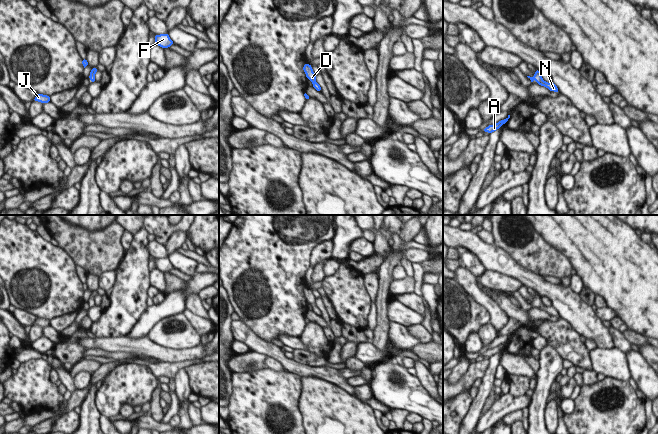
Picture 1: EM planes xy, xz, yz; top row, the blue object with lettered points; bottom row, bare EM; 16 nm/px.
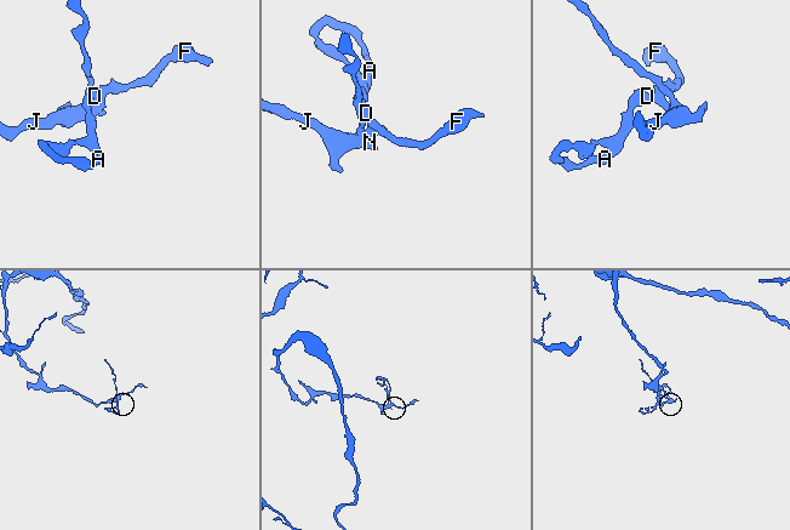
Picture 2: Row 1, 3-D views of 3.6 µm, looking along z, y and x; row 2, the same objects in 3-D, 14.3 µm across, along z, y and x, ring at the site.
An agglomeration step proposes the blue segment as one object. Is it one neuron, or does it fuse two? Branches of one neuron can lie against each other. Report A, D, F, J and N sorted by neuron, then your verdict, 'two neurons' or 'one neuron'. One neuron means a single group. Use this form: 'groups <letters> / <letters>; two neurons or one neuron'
groups A D F J N; one neuron

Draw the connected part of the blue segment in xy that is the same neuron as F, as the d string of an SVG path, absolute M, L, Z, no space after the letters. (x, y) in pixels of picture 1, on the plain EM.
M168 257L155 259L155 267L163 273L168 272L174 268L173 265L170 263Z

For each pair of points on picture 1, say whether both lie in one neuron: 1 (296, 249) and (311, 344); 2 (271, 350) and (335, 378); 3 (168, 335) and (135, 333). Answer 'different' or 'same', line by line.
1: different
2: same
3: different

